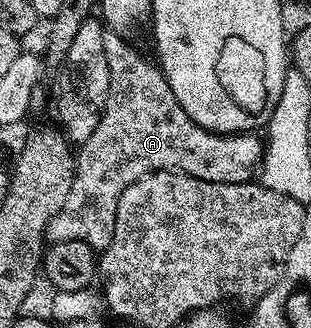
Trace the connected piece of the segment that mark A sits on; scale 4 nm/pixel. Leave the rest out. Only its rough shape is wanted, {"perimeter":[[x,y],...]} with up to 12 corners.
{"perimeter":[[106,31],[107,102],[50,241],[104,250],[152,172],[254,179],[260,135],[208,132]]}

